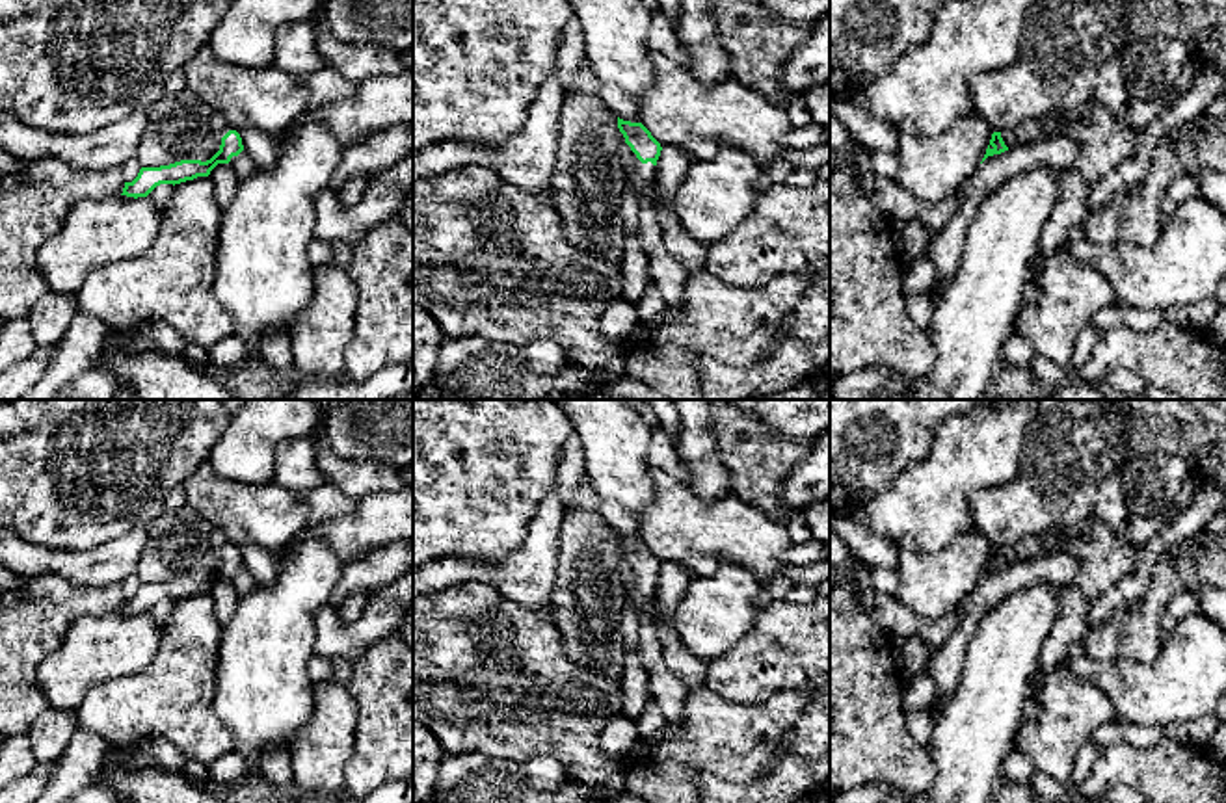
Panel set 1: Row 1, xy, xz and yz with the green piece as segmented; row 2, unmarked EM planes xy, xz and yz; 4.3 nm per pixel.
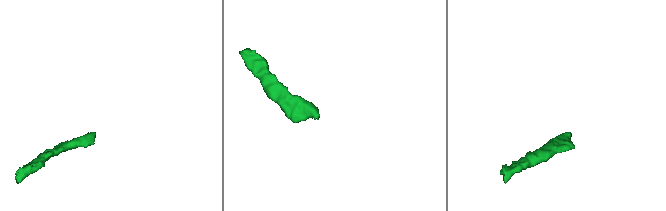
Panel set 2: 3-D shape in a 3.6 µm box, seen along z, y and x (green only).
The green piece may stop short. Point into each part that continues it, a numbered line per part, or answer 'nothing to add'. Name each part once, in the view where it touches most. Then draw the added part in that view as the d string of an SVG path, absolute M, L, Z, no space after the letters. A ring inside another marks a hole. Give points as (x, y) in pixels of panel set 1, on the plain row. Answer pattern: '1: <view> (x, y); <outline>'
1: xy (211, 560); M225 543L220 548L210 548L199 561L195 561L190 571L184 576L201 576L207 578L210 576L221 561L221 554L229 548L234 546L233 543Z

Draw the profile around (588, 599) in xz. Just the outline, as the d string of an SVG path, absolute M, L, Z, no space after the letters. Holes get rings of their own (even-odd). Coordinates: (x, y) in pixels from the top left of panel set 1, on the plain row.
M588 474L575 502L560 526L553 623L571 662L620 680L627 656L620 626L625 554L618 532L597 511L601 498Z

